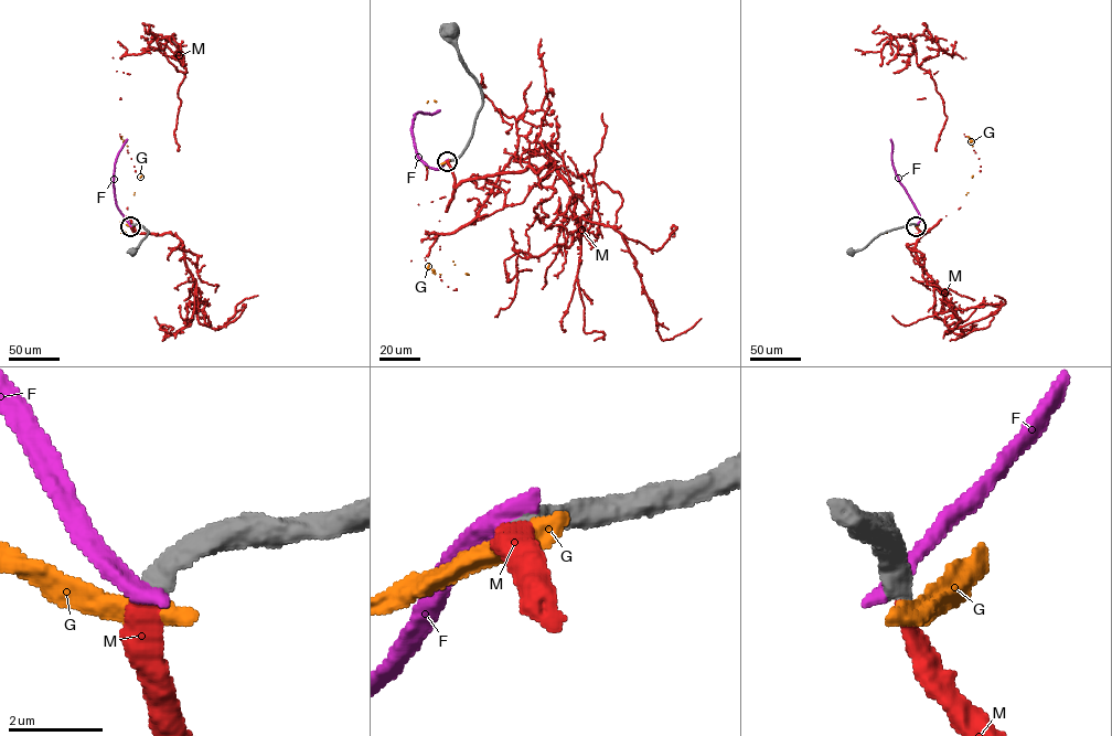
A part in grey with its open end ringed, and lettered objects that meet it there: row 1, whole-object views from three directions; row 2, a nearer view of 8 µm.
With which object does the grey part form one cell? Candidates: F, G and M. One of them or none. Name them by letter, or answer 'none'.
M

